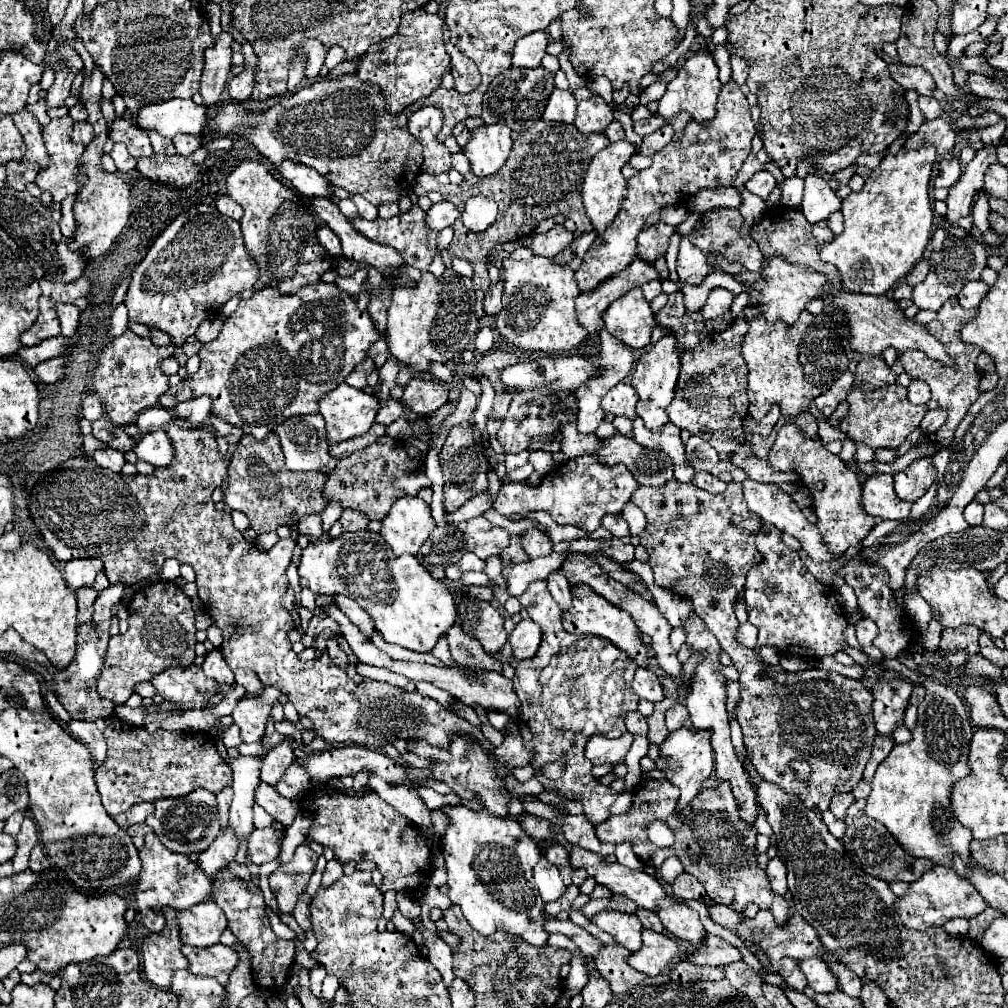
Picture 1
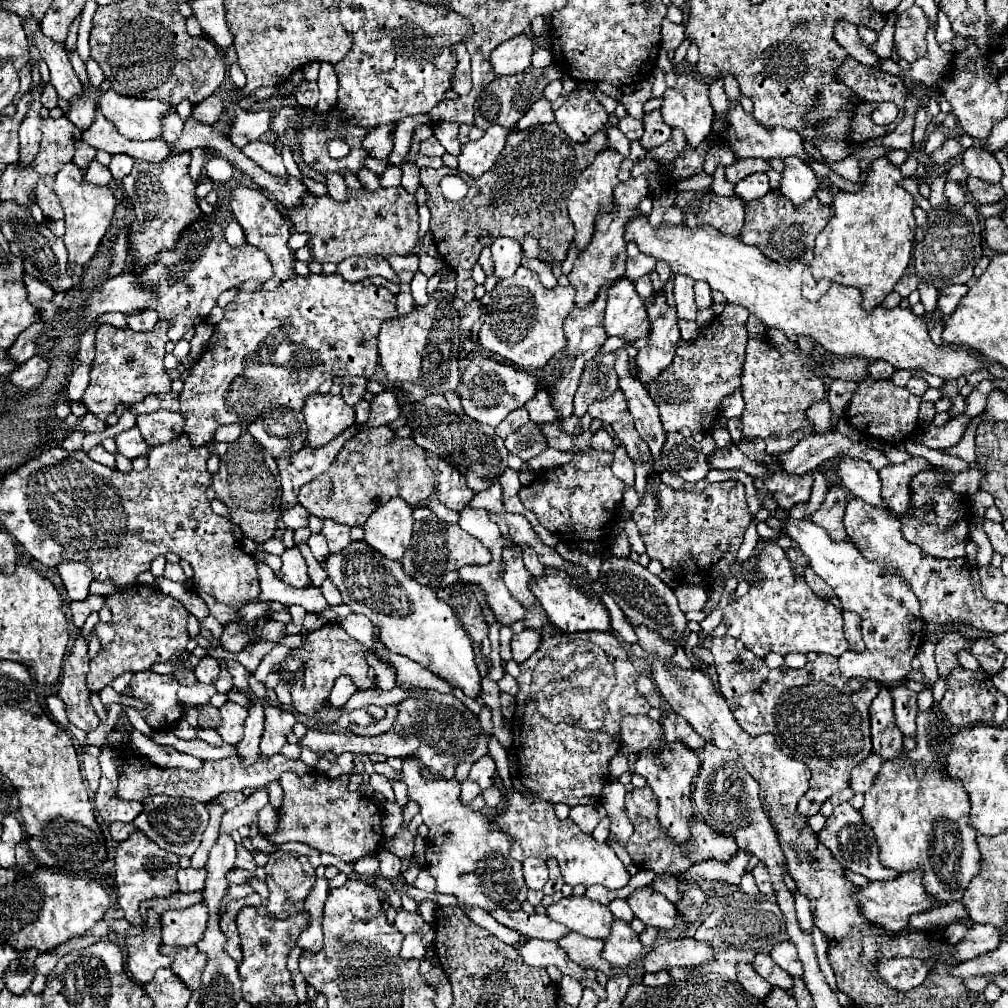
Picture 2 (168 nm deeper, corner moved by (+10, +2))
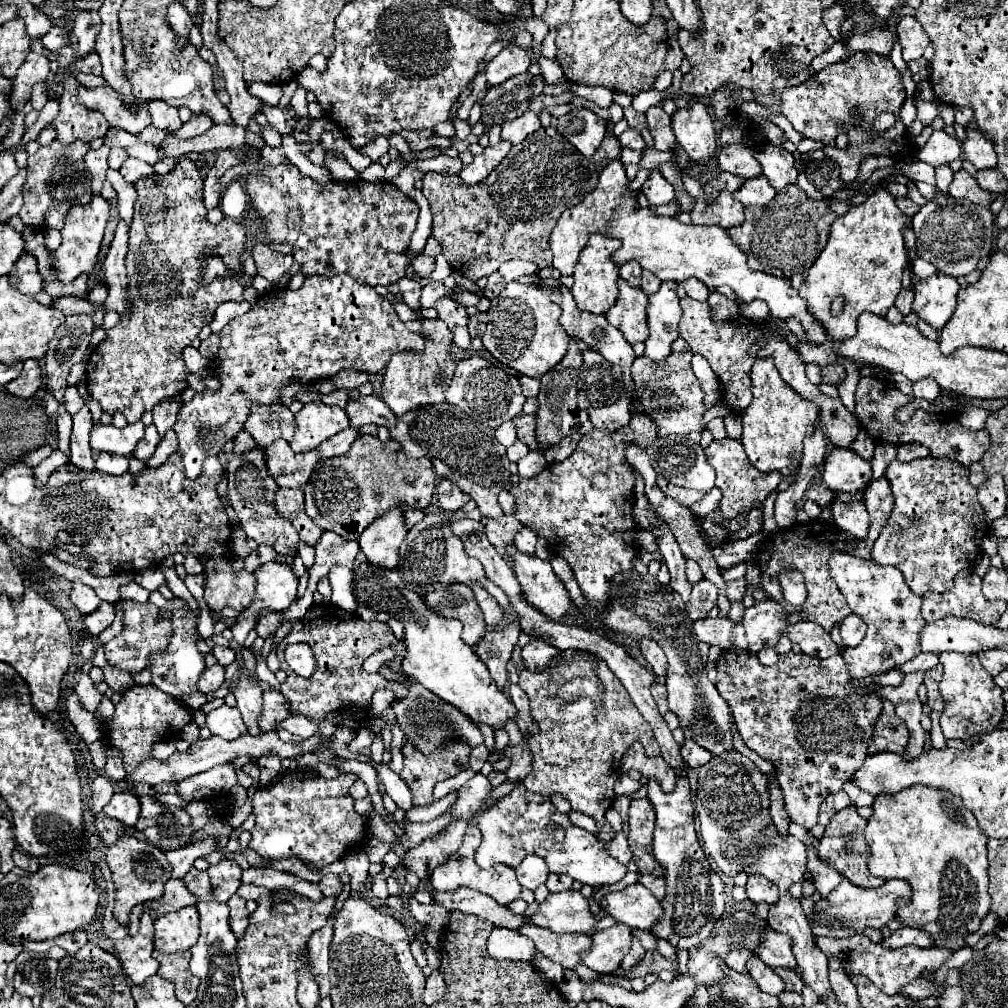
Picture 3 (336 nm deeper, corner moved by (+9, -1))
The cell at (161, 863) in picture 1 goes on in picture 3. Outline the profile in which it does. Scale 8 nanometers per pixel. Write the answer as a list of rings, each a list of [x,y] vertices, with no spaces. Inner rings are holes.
[[[124,835],[122,839],[118,839],[118,843],[110,845],[106,851],[106,861],[108,867],[112,871],[112,881],[114,881],[114,917],[120,925],[128,925],[128,917],[134,905],[140,905],[144,901],[150,899],[160,899],[162,891],[164,891],[164,883],[170,879],[170,865],[166,861],[166,855],[154,847],[154,845],[146,845],[130,835]]]

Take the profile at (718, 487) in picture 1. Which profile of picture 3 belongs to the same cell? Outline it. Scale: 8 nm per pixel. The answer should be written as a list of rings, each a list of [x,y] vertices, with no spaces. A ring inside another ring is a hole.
[[[662,475],[658,476],[656,484],[665,495],[672,497],[686,507],[690,507],[692,504],[702,499],[701,492],[681,488],[668,483]]]

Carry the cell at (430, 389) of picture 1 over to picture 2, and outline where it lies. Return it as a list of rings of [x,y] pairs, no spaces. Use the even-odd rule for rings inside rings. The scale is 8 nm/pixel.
[[[385,390],[383,394],[375,396],[375,400],[371,402],[371,412],[373,416],[369,418],[369,422],[365,424],[365,428],[371,426],[383,426],[383,424],[391,424],[401,416],[401,404],[399,404],[399,396],[393,390]]]

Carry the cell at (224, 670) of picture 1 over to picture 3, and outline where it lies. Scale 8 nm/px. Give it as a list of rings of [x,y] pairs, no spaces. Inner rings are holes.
[[[212,665],[206,667],[204,673],[198,679],[198,689],[202,693],[214,693],[216,689],[220,689],[220,685],[224,683],[224,667],[222,665]]]

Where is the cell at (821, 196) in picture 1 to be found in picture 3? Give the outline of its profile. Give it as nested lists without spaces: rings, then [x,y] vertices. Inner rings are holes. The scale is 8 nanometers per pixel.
[[[766,145],[758,151],[754,151],[754,157],[762,165],[764,177],[770,181],[770,185],[776,191],[786,189],[786,185],[796,183],[796,169],[794,169],[794,157],[790,151],[774,145]]]

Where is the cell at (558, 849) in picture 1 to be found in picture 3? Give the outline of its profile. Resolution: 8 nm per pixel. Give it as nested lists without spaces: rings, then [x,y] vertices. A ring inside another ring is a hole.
[[[550,873],[548,881],[546,881],[550,891],[568,891],[568,889],[572,889],[572,883],[574,881],[568,875],[558,875],[558,873]]]

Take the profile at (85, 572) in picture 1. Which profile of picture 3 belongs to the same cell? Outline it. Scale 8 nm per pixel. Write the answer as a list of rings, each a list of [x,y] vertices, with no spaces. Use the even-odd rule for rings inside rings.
[[[74,583],[72,593],[70,593],[70,599],[72,599],[72,603],[76,605],[76,609],[82,615],[94,613],[100,607],[100,603],[102,603],[100,597],[94,593],[94,589],[88,587],[88,585],[82,585],[82,583]]]

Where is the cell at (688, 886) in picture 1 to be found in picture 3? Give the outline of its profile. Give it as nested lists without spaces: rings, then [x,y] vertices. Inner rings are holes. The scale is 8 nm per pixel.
[[[642,875],[638,881],[640,881],[644,887],[648,887],[656,899],[660,899],[660,901],[664,899],[664,891],[666,891],[666,881],[664,881],[664,877]]]

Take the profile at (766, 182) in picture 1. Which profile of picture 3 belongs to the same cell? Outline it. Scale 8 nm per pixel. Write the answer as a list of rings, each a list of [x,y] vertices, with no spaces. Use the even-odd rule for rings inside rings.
[[[764,175],[746,179],[742,183],[742,187],[738,191],[734,191],[734,197],[742,203],[742,205],[766,205],[768,201],[772,201],[776,197],[776,189],[770,187],[770,183],[766,183]]]

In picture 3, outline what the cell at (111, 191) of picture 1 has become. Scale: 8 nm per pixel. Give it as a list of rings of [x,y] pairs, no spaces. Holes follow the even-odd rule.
[[[96,195],[92,197],[92,201],[88,205],[74,205],[68,215],[64,217],[64,227],[62,227],[62,243],[60,247],[52,253],[54,261],[52,267],[58,271],[58,279],[62,283],[70,283],[72,279],[76,279],[82,273],[92,273],[92,269],[98,263],[98,251],[100,251],[100,243],[104,237],[104,227],[108,221],[108,213],[110,213],[110,205],[104,197]]]

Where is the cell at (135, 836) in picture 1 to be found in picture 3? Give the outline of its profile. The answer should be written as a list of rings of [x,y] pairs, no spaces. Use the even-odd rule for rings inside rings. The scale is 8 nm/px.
[[[96,817],[96,833],[102,837],[104,843],[116,843],[124,835],[124,825],[118,823],[118,819],[110,817]]]

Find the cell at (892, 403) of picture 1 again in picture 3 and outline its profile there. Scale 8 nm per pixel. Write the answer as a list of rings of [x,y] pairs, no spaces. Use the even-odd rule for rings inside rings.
[[[862,377],[856,389],[856,417],[862,425],[862,429],[874,437],[876,441],[886,441],[892,445],[904,445],[904,443],[922,443],[932,451],[932,457],[948,457],[954,459],[958,463],[962,463],[964,467],[968,467],[970,463],[976,463],[982,459],[982,455],[988,451],[990,447],[990,435],[980,429],[980,431],[970,431],[964,429],[958,423],[958,415],[956,413],[928,413],[924,409],[916,409],[914,417],[908,423],[898,423],[894,419],[894,411],[900,405],[906,405],[914,401],[912,395],[904,395],[898,387],[894,387],[888,381],[880,381],[876,377]]]

